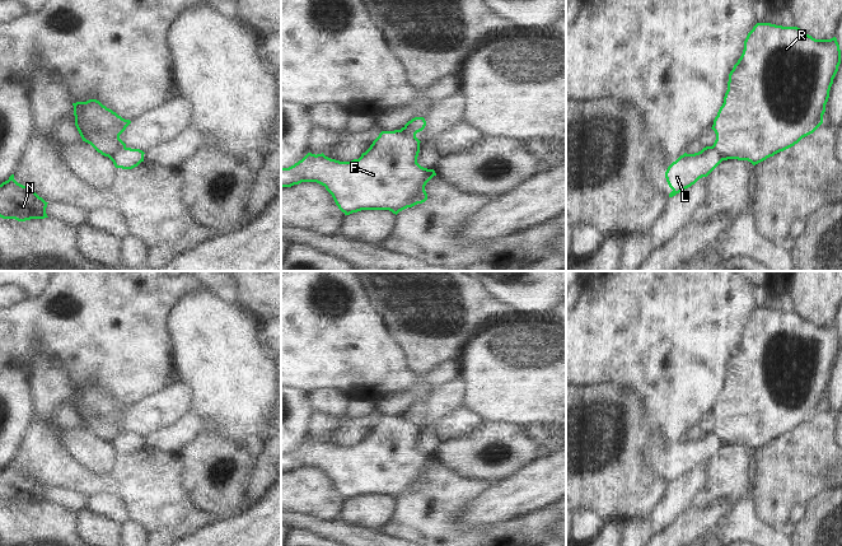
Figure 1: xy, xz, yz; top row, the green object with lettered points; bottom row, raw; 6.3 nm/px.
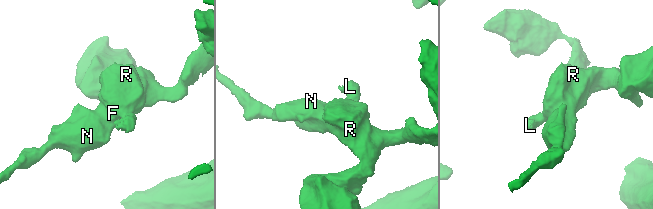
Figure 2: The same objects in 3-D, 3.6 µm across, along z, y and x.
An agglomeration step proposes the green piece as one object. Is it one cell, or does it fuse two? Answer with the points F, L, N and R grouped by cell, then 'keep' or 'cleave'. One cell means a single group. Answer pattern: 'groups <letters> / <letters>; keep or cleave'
groups F N R / L; cleave

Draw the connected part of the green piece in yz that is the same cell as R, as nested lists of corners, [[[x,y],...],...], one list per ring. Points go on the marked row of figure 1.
[[[757,23],[744,41],[744,50],[729,74],[724,103],[714,120],[714,148],[724,159],[748,160],[753,165],[783,151],[813,134],[822,123],[833,79],[841,64],[837,38],[815,39],[797,27]]]

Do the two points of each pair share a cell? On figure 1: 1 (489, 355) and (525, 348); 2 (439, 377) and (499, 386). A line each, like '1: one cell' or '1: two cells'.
1: one cell
2: two cells

